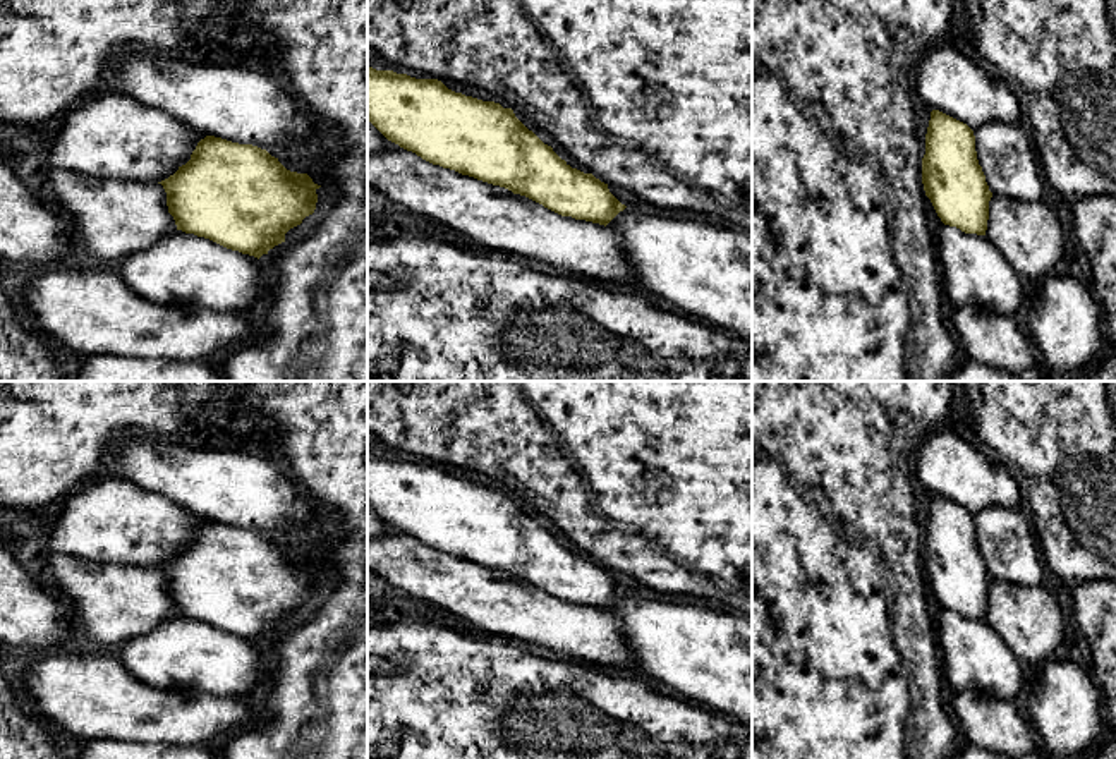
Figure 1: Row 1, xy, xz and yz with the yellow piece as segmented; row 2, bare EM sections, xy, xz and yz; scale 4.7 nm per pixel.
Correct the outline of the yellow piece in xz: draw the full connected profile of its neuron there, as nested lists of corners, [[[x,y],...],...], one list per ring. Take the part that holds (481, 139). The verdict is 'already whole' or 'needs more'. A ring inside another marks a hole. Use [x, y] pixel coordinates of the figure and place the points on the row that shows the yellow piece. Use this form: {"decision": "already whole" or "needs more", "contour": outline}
{"decision": "already whole", "contour": [[[367,65],[367,120],[391,143],[422,160],[505,187],[575,220],[608,225],[627,206],[592,173],[572,168],[513,113],[448,89],[438,79],[415,79]]]}

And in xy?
{"decision": "already whole", "contour": [[[215,136],[201,139],[191,160],[158,184],[167,192],[168,213],[177,230],[258,259],[285,242],[285,234],[314,213],[316,191],[321,187],[307,173],[287,170],[266,149]]]}

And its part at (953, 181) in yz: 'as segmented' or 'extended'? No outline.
as segmented

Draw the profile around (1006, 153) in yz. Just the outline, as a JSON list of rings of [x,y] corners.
[[[987,122],[973,131],[979,165],[992,194],[1020,201],[1042,201],[1046,182],[1039,175],[1039,156],[1032,134],[1018,124]]]

